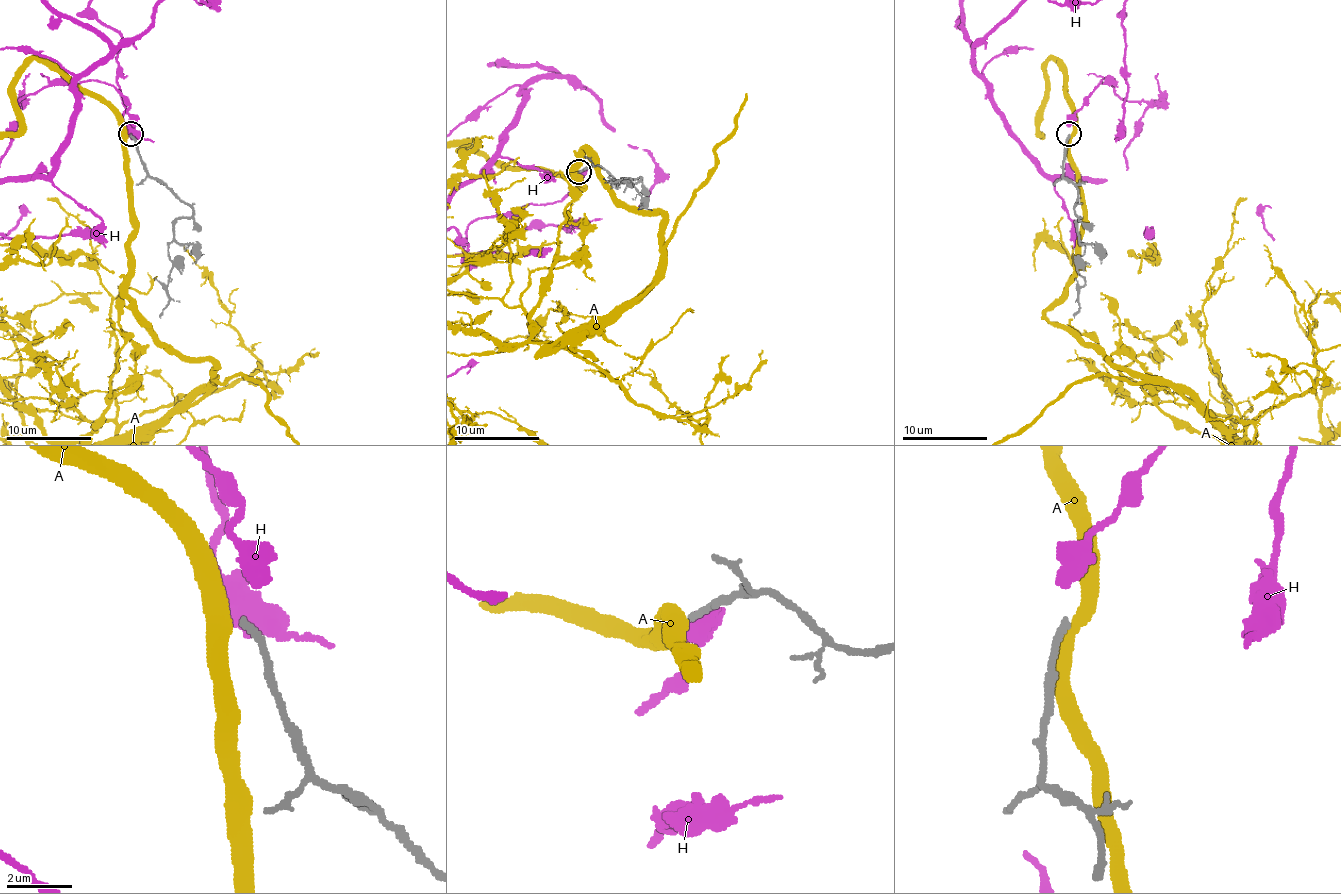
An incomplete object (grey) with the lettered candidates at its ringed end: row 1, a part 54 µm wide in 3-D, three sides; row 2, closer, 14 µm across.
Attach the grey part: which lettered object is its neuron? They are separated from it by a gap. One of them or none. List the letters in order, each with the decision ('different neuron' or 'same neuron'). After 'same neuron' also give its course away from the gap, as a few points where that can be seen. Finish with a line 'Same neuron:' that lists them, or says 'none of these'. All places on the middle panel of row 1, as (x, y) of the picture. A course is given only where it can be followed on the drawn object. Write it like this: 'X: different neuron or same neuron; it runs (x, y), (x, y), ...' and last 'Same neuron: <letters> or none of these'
A: different neuron
H: different neuron
Same neuron: none of these

